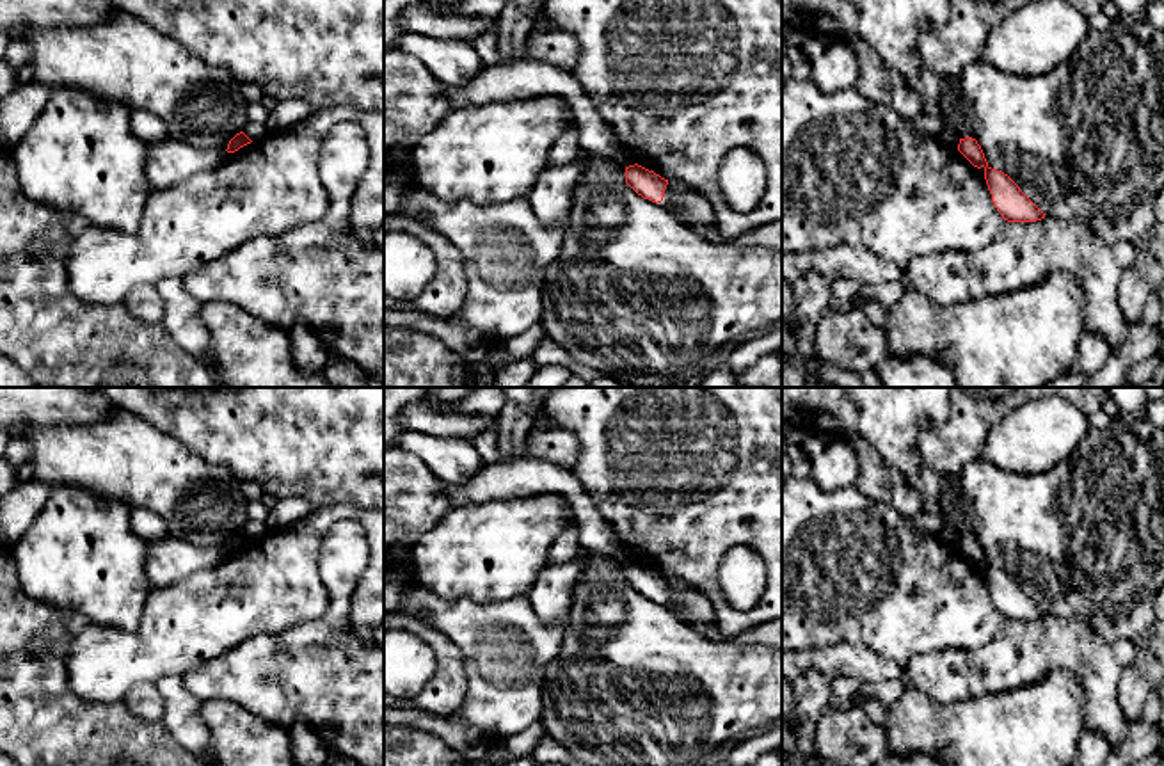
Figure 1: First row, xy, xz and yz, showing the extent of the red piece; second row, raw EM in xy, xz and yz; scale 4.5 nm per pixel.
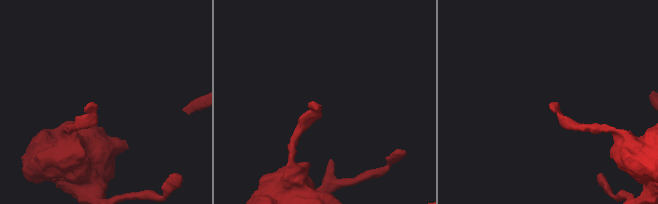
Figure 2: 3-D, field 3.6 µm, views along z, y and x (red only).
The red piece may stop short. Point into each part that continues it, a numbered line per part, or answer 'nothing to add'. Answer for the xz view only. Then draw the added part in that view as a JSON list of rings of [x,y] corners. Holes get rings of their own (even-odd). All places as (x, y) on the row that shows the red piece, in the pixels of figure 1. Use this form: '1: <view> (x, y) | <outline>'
nothing to add

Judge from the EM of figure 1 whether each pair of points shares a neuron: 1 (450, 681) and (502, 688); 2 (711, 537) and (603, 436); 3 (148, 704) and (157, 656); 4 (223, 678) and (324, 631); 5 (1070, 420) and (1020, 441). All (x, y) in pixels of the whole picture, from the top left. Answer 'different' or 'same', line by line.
1: different
2: same
3: different
4: same
5: same

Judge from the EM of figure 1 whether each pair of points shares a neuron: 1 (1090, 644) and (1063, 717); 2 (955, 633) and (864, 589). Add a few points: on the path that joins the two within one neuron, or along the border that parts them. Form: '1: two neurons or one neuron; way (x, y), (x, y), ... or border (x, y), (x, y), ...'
1: two neurons; border (1033, 681), (1068, 670), (1081, 690), (1084, 722)
2: one neuron; way (932, 610), (928, 606), (887, 605)

